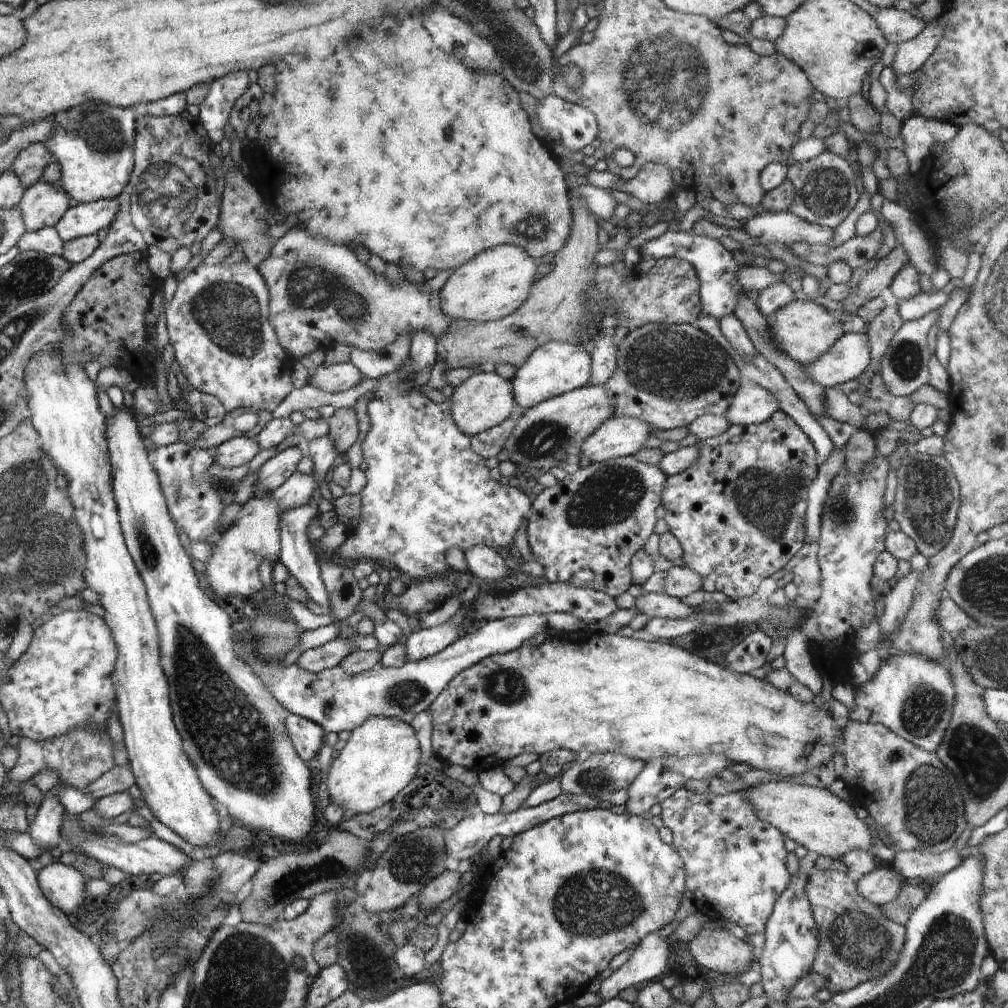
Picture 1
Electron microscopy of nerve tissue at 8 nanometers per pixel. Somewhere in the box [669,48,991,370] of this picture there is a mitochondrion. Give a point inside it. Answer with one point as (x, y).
(827, 192)

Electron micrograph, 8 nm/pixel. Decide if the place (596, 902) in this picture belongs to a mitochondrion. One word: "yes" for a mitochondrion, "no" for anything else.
yes

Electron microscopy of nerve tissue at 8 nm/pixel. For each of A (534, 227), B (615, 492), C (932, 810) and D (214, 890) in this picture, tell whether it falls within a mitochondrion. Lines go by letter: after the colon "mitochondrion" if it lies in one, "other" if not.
A: mitochondrion
B: mitochondrion
C: mitochondrion
D: other

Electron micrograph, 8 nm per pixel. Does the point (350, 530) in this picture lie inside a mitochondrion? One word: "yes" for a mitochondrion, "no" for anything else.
no

